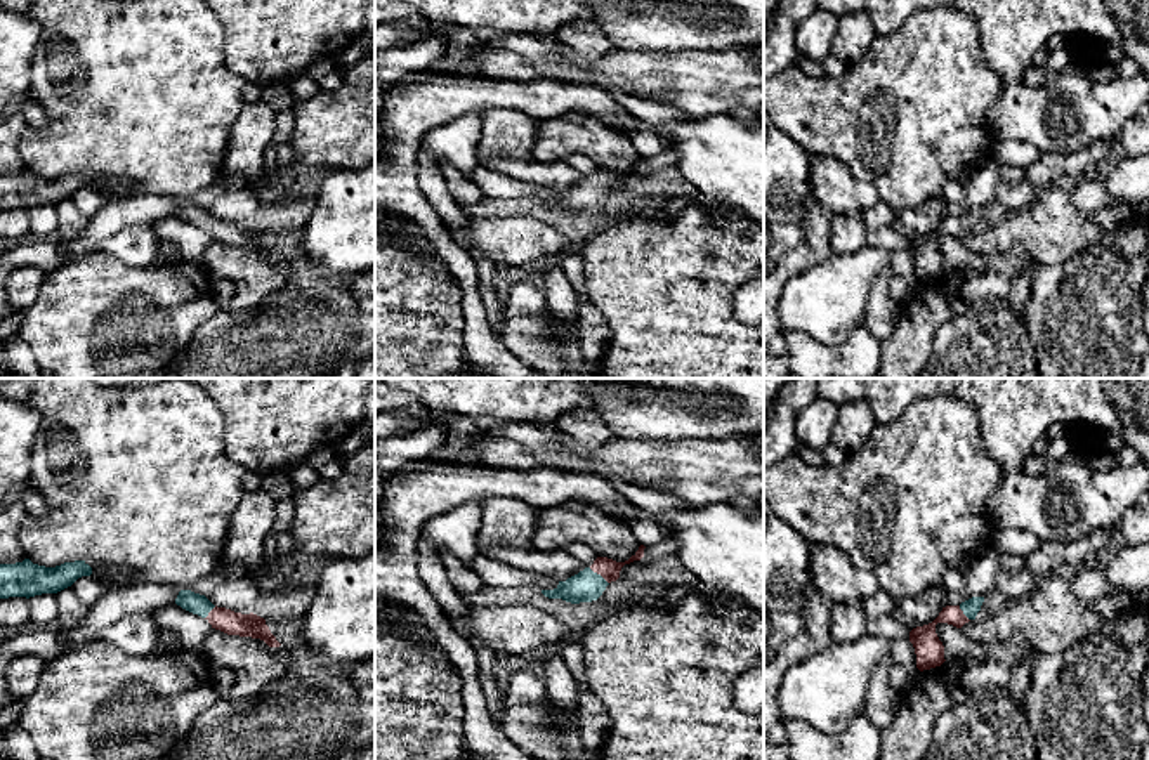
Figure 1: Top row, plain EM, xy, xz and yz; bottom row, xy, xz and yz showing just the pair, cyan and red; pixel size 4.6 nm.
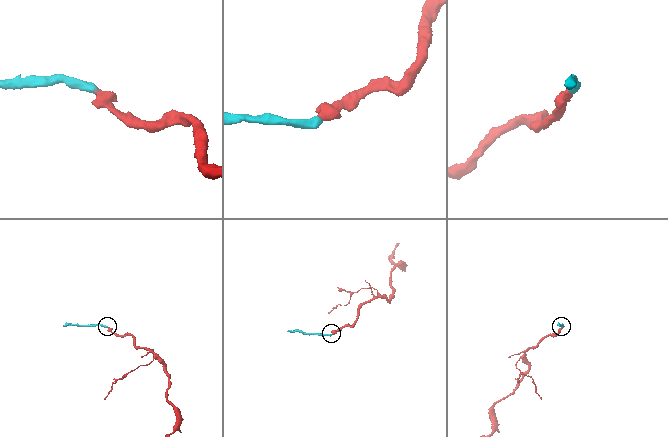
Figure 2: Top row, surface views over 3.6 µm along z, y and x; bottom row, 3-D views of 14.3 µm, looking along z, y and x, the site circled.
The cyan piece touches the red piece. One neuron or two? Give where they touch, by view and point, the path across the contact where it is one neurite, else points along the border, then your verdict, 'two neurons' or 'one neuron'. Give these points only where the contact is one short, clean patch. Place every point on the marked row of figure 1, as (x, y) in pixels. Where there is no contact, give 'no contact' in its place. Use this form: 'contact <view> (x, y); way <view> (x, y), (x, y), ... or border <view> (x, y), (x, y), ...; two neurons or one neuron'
contact xz (599, 575); way xz (587, 585), (599, 575), (610, 570); one neuron

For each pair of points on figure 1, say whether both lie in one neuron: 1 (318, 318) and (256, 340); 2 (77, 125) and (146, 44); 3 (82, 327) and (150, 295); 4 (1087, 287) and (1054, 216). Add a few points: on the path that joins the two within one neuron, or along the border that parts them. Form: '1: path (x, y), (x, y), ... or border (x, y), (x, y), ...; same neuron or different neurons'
1: path (302, 332), (294, 340), (271, 340); same neuron
2: path (98, 104), (137, 65); same neuron
3: path (99, 327), (120, 325), (132, 313); same neuron
4: border (1113, 247), (1090, 243), (1063, 261), (1035, 269); different neurons

